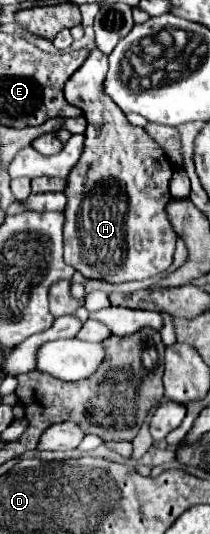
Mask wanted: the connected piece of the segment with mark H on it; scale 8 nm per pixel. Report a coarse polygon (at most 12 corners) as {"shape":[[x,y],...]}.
{"shape":[[65,83],[87,119],[65,187],[65,263],[111,283],[173,263],[173,165],[103,93]]}

